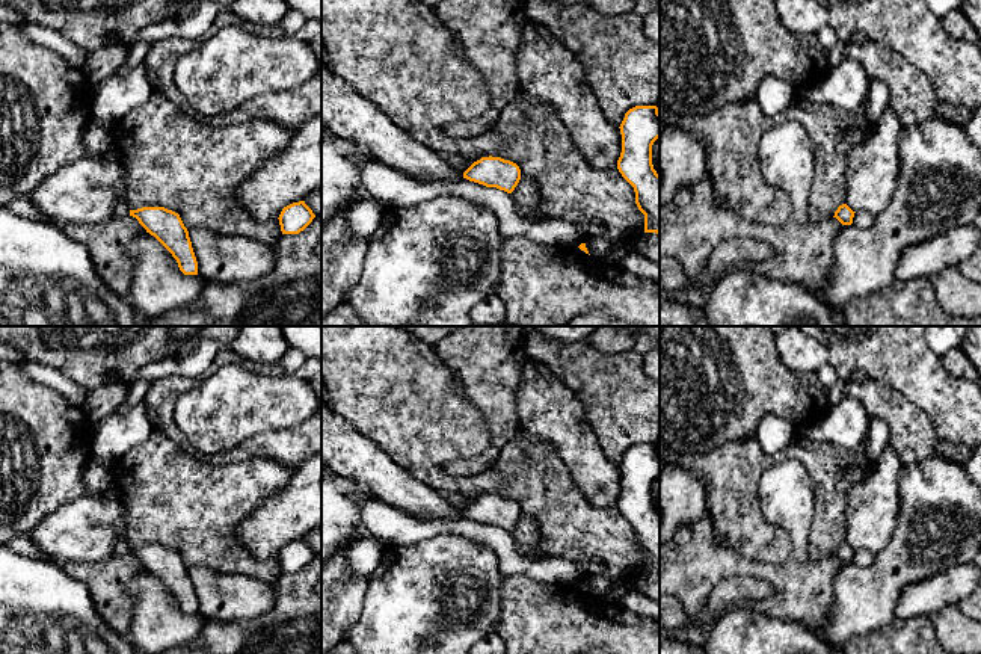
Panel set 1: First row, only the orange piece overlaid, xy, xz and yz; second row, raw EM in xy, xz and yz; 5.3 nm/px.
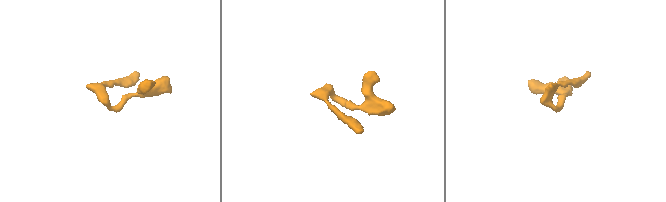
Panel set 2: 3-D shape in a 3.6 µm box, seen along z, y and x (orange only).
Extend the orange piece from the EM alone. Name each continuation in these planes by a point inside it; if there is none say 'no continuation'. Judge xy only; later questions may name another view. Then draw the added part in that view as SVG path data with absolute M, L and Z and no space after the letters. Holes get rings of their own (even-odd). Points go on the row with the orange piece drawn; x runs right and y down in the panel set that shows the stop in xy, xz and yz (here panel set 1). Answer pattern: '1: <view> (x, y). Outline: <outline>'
1: xy (121, 210). Outline: M119 199L115 207L115 217L130 216L130 207L127 199Z

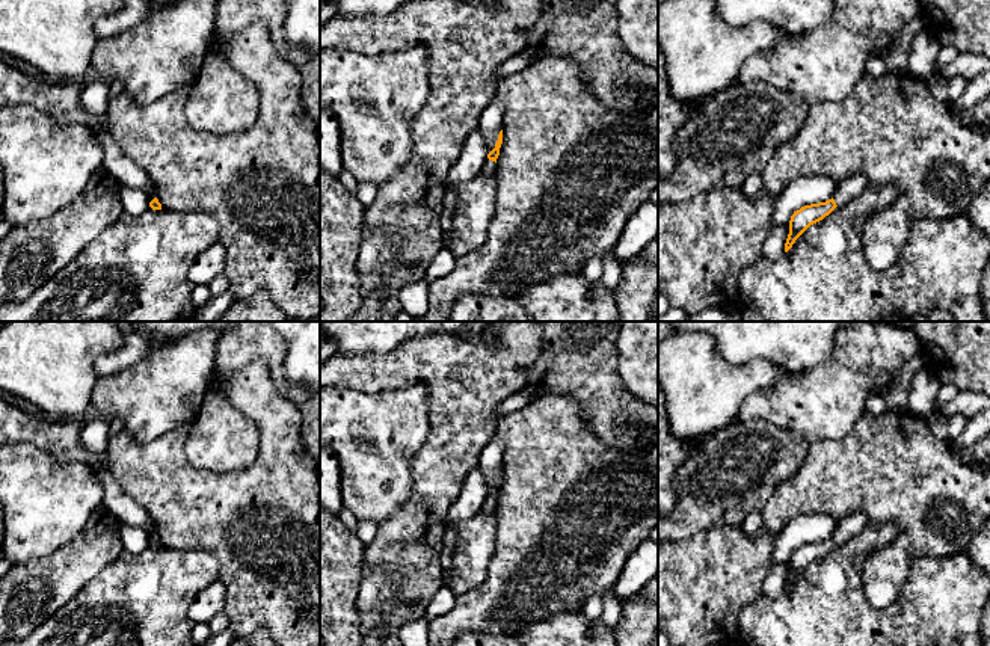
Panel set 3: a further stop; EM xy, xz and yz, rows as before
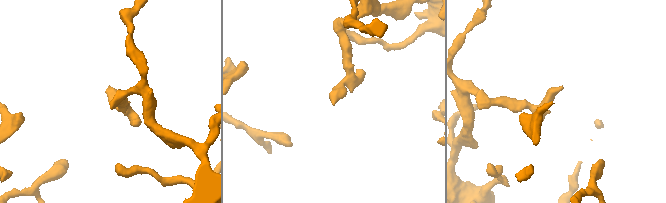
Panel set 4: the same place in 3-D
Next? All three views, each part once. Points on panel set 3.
1: xz (489, 168). Outline: M487 158L487 162L484 163L484 168L483 168L483 175L489 177L493 174L497 174L497 163Z

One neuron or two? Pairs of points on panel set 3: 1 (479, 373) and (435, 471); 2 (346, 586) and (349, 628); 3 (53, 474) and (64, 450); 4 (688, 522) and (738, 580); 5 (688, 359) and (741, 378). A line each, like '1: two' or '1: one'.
1: one
2: one
3: two
4: two
5: one

